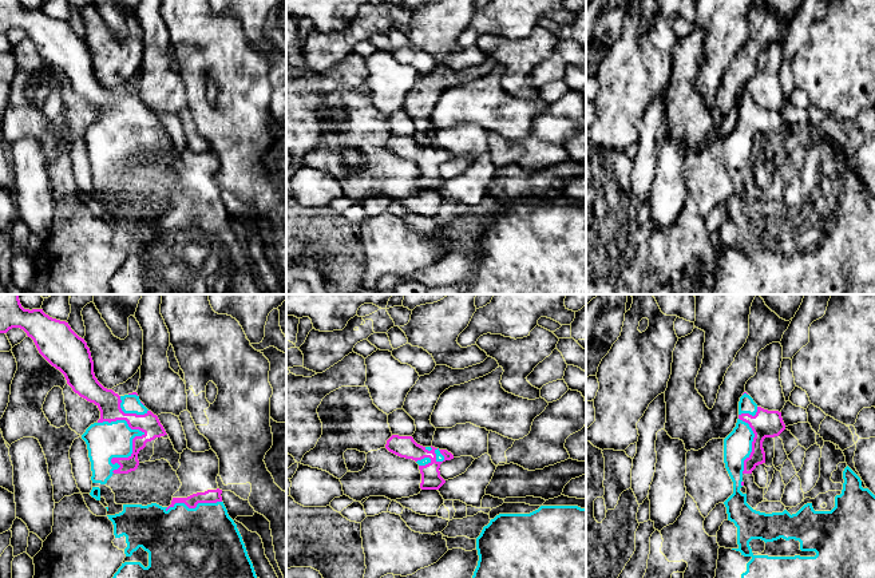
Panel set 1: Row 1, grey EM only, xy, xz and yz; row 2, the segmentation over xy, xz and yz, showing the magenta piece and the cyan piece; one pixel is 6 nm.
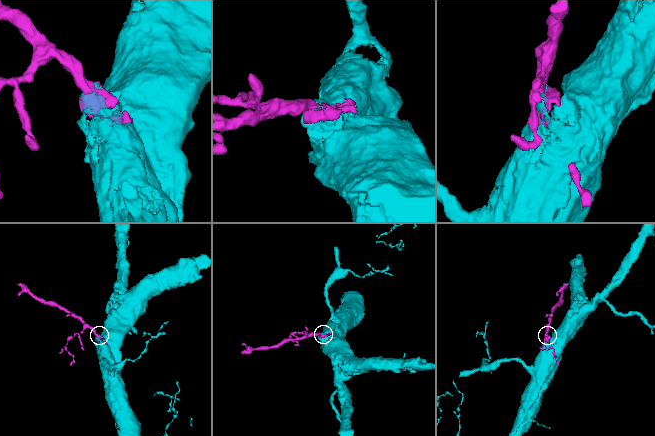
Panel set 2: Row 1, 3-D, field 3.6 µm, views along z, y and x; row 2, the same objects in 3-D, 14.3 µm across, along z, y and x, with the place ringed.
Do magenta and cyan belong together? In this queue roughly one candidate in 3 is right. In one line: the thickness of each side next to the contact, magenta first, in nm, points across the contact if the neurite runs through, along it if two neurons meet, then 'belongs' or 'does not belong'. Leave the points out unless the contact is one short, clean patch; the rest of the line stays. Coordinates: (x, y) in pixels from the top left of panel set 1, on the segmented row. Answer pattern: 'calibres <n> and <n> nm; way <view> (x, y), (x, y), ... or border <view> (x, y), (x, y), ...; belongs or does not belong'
calibres 130 and 220 nm; belongs

